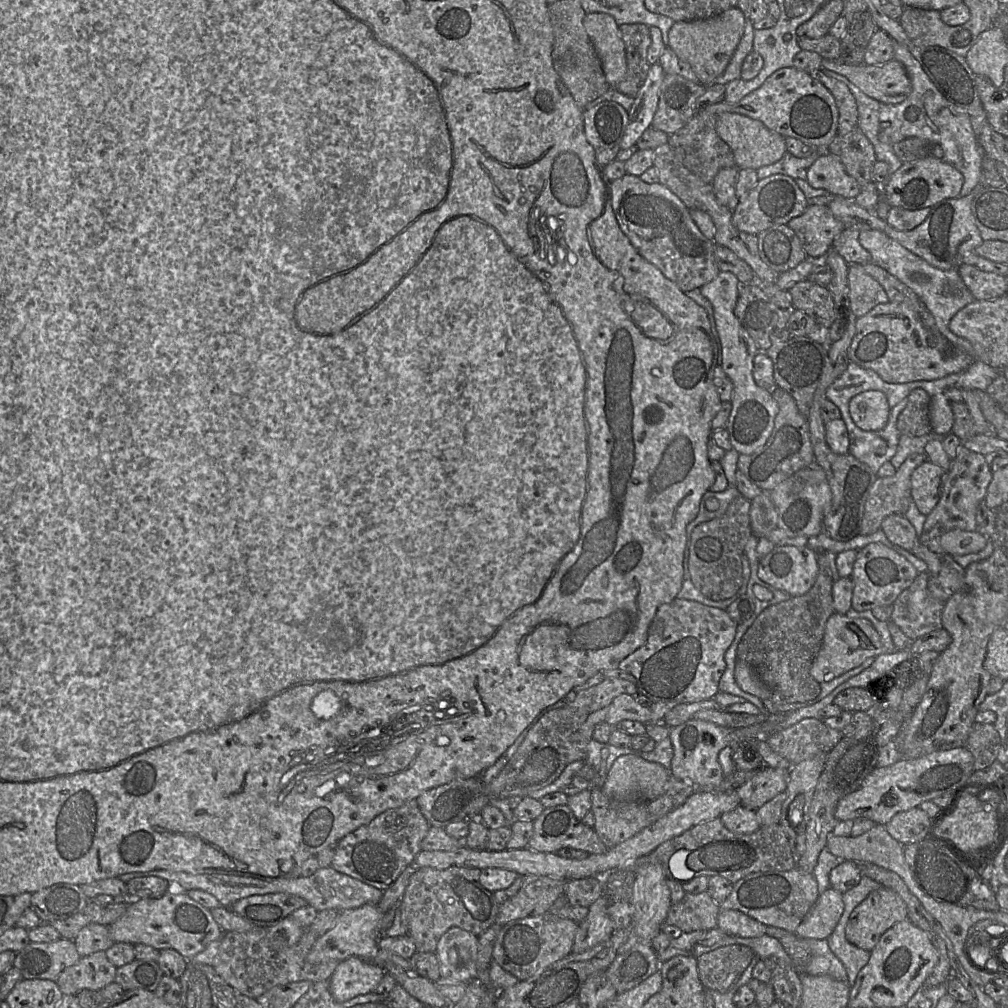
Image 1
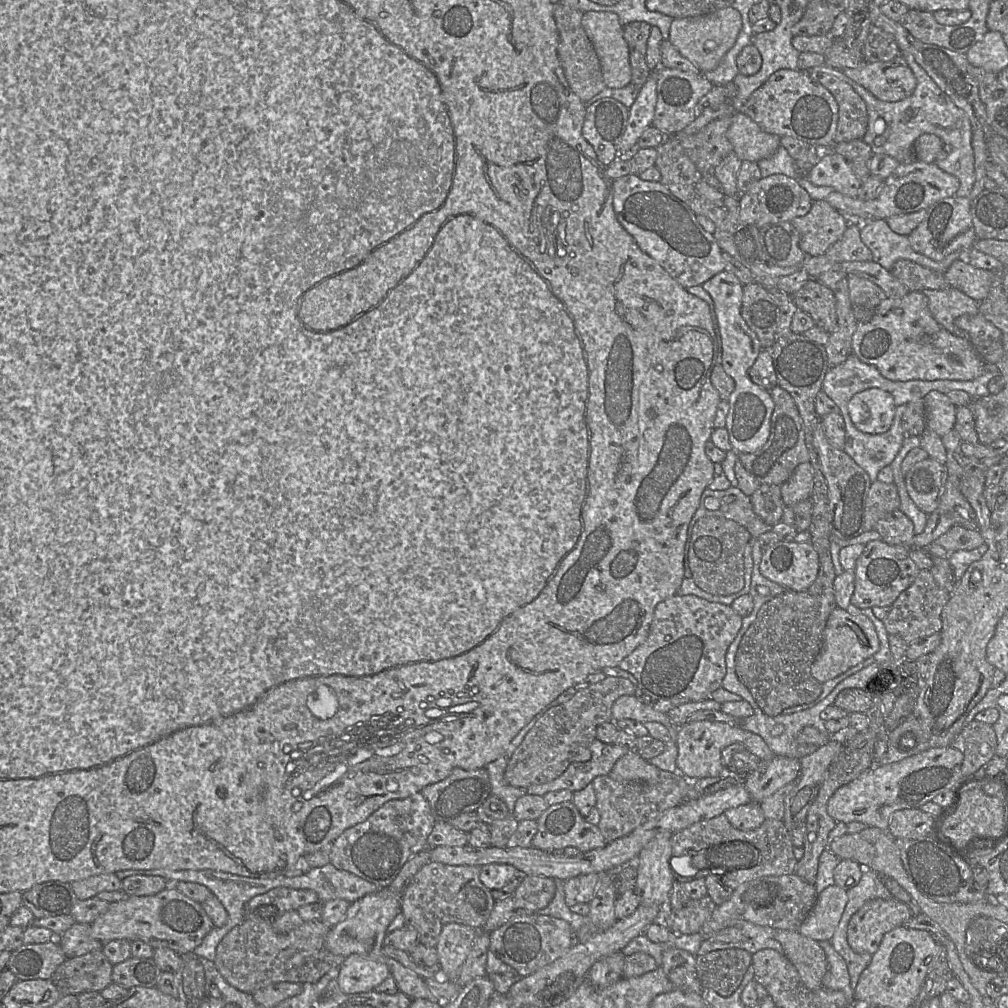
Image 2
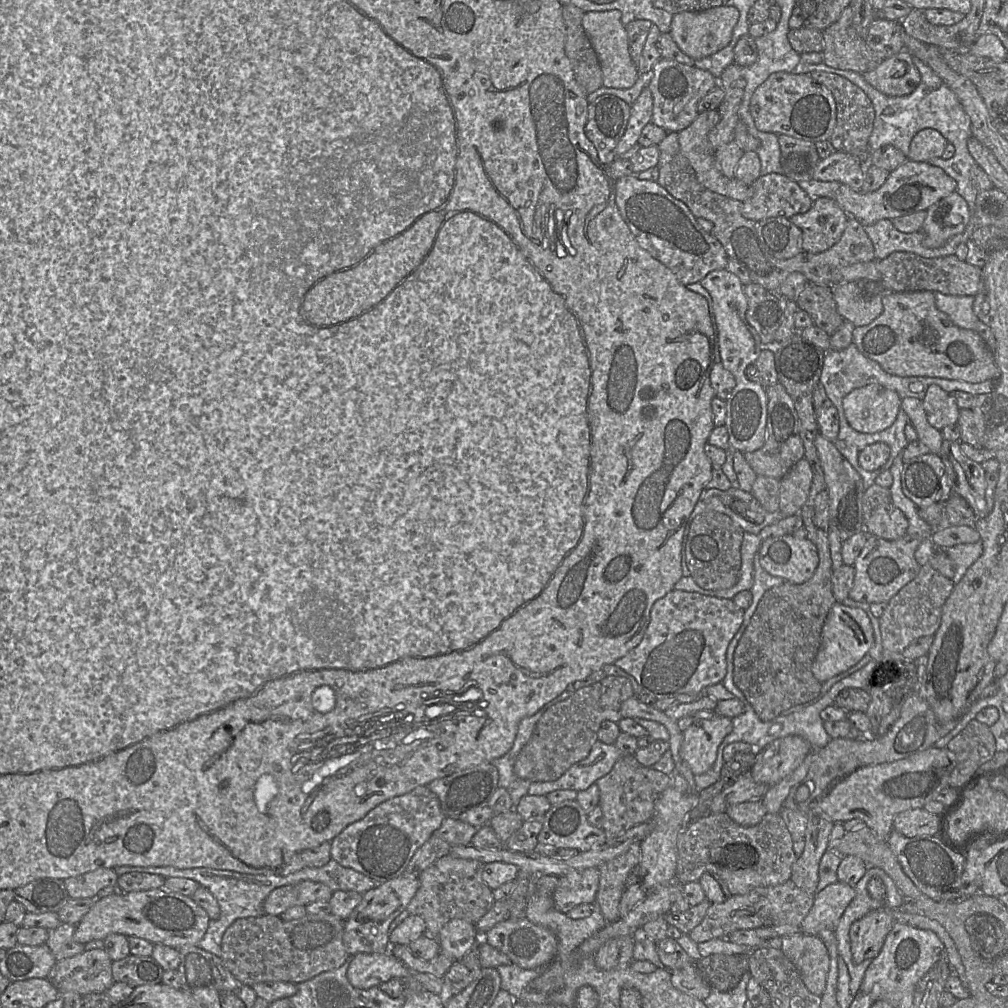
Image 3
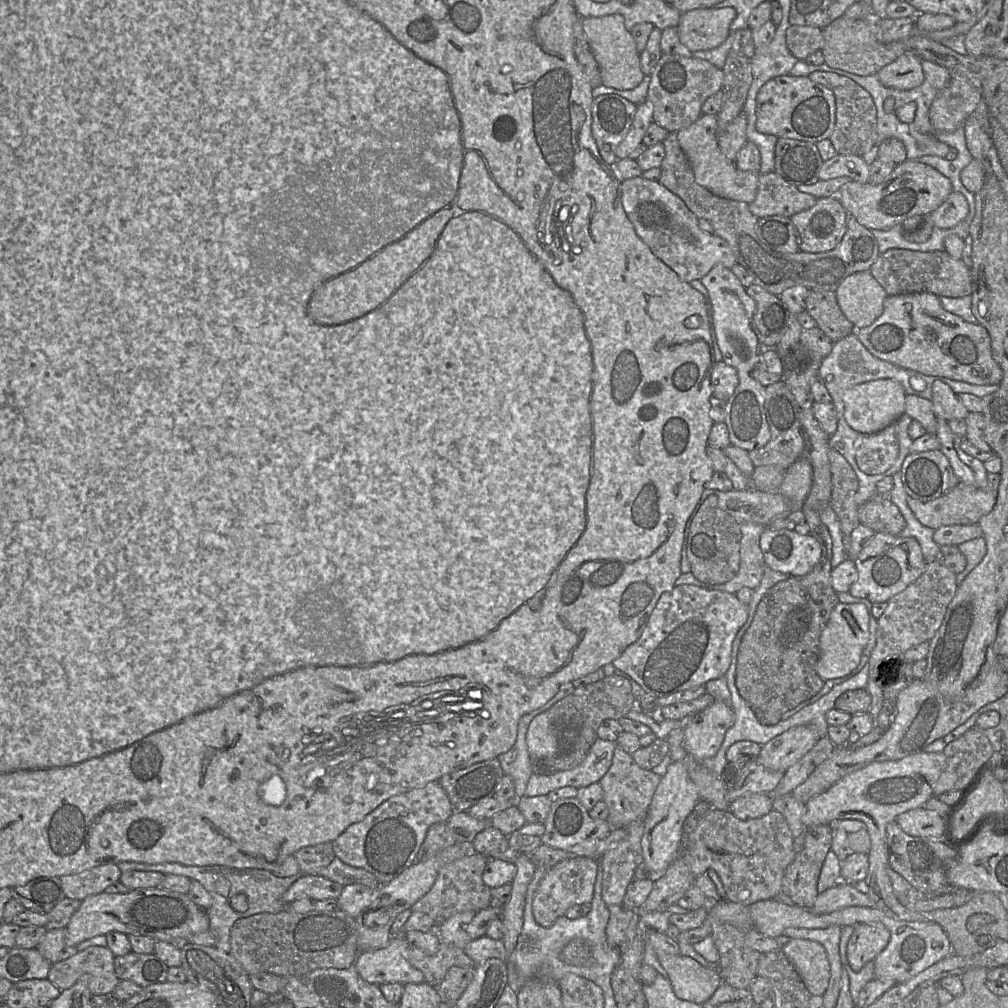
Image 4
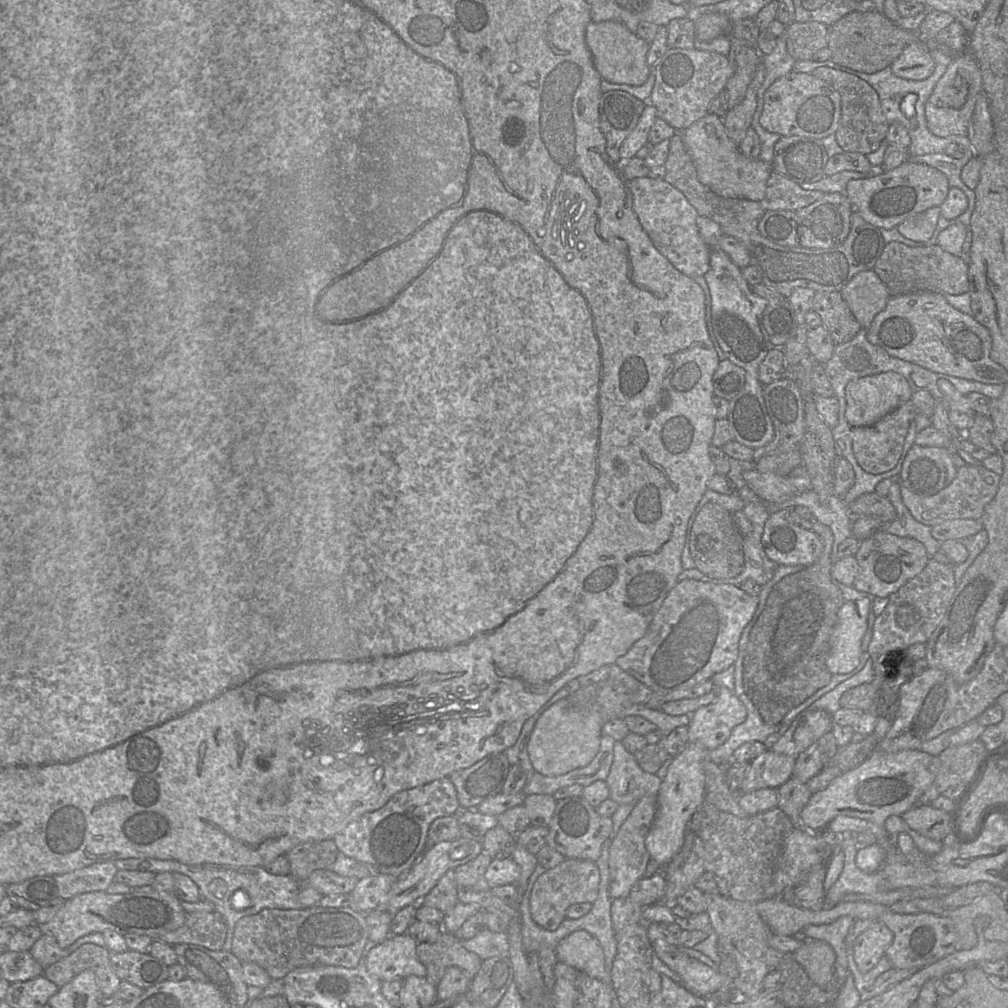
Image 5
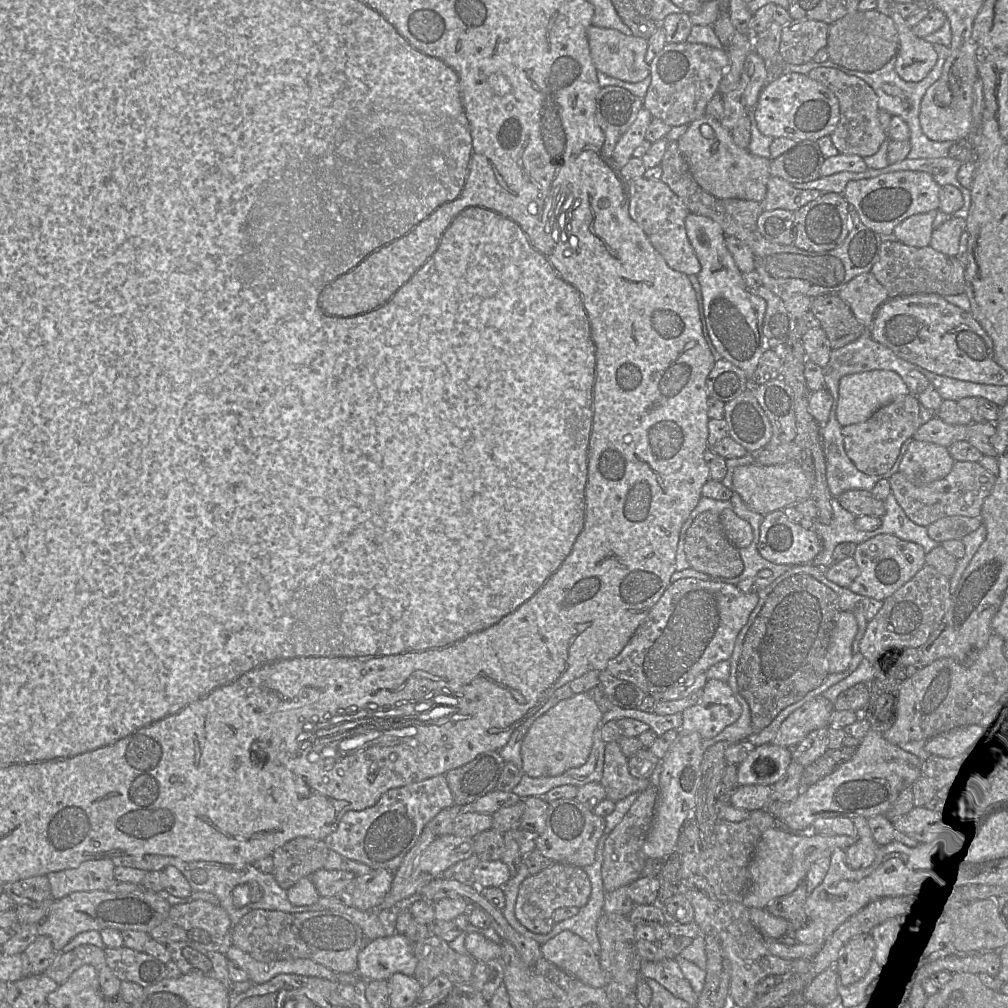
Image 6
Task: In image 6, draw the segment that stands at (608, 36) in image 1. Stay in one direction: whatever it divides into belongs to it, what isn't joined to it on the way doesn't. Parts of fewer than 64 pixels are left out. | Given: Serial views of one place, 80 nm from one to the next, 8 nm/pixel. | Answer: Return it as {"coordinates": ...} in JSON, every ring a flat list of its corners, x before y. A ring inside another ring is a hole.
{"coordinates":[[594,25,588,27,587,38,598,71,629,83,640,82,650,74,650,65,645,61,646,39]]}

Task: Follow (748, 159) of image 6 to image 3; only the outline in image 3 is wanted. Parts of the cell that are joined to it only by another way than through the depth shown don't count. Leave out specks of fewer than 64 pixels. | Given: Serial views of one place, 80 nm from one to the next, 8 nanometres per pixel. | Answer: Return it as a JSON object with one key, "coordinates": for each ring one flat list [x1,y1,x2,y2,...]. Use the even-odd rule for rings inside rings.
{"coordinates":[[709,110,699,113,696,119,688,127,678,132,680,149,694,169,697,180,700,184,712,192,744,202,750,197,750,186,737,178,728,178,722,174,715,159,715,152,712,150,708,142,708,134,718,121,718,110]]}

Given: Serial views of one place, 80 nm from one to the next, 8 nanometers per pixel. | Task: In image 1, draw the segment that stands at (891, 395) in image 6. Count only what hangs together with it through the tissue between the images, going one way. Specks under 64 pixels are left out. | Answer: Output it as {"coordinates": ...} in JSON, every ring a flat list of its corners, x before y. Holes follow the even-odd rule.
{"coordinates":[[865,391,849,402,849,413,854,423,863,431,882,430,888,423,891,408,881,391]]}

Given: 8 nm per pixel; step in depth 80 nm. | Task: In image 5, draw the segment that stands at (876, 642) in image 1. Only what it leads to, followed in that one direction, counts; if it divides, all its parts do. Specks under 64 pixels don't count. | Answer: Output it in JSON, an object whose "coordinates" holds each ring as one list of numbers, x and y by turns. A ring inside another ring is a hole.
{"coordinates":[[862,601,846,602,838,610,826,659,831,676,850,673,858,666,868,613,869,605]]}

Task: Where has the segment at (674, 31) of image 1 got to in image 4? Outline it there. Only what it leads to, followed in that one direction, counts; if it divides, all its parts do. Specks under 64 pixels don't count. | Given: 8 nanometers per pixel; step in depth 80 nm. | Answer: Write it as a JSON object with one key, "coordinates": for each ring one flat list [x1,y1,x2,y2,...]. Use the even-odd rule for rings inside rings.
{"coordinates":[[732,7,699,8,681,14,677,31,680,42,691,52,711,50,720,46,730,35,730,25,736,17]]}

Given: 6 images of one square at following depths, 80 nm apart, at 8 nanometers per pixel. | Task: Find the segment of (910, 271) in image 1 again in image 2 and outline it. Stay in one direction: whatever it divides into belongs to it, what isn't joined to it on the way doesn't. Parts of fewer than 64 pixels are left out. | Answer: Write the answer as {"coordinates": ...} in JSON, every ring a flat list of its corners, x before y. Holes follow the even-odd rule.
{"coordinates":[[886,219,862,220,860,237,870,249,874,262,891,271,899,260,910,260,936,272,945,272,959,259,961,251,955,251,941,261,934,261,911,247,909,237,891,230],[955,288,923,290,934,319,955,336,968,339,968,334,955,326,954,321,962,315,975,316,979,313,979,302]]}

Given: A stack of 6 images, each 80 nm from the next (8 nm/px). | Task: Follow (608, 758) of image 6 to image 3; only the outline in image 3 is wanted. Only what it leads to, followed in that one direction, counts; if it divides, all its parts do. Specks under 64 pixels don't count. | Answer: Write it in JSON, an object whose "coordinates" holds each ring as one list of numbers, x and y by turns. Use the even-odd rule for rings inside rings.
{"coordinates":[[623,755,607,775,596,781,596,785,600,791,598,805,603,812,601,827,608,839,651,820,656,800,671,785,671,775,655,770,653,767,644,767,634,755]]}

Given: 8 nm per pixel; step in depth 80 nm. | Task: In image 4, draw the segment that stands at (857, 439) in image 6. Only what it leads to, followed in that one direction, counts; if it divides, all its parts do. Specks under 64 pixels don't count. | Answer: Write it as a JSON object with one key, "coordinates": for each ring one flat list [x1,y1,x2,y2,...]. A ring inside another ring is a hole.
{"coordinates":[[896,422,883,430,864,435,856,449,858,467,868,475,881,474,890,469,899,454]]}

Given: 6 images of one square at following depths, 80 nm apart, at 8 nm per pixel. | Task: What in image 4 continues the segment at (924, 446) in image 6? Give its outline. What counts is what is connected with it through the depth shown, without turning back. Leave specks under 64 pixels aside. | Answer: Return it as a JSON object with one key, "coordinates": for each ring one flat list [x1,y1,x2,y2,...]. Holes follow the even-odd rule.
{"coordinates":[[941,450,909,453,900,474,905,492,922,502,945,495,959,483]]}

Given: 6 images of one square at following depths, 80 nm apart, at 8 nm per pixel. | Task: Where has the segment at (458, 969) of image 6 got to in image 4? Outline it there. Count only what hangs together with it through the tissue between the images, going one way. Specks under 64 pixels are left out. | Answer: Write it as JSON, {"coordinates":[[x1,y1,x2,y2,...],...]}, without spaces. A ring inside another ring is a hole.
{"coordinates":[[441,941,437,953,432,956,428,956,418,949,409,948,406,958,412,966,423,973,426,983,435,988,441,984,451,967,475,966,463,949,444,941]]}

